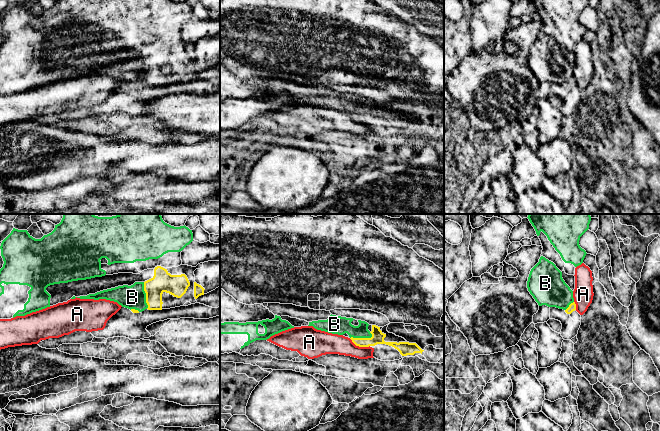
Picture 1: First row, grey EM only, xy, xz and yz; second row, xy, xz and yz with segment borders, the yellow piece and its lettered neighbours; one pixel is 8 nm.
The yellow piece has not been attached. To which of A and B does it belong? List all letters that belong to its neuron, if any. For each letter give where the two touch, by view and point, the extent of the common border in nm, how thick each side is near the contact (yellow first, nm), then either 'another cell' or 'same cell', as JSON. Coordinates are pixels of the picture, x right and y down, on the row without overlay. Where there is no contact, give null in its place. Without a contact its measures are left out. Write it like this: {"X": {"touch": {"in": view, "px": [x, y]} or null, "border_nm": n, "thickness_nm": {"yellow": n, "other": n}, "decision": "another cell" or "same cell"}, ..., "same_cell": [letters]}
{"A": {"touch": {"in": "xz", "px": [359, 122]}, "border_nm": 180, "thickness_nm": {"yellow": 100, "other": 170}, "decision": "another cell"}, "B": {"touch": {"in": "xy", "px": [146, 71]}, "border_nm": 220, "thickness_nm": {"yellow": 170, "other": 190}, "decision": "same cell"}, "same_cell": ["B"]}

